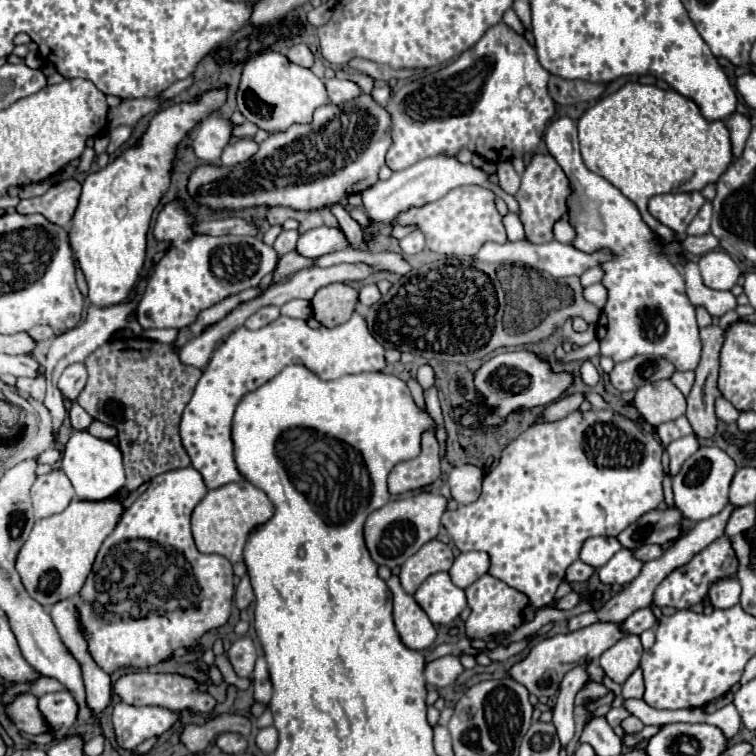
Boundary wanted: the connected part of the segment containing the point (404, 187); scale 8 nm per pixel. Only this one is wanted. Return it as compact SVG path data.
M434 155L428 159L418 161L416 165L402 169L402 171L394 171L390 179L386 181L378 181L372 187L368 187L366 191L362 191L362 199L364 199L364 209L366 215L370 217L370 233L374 231L374 223L392 223L396 213L412 207L412 205L424 205L428 201L436 201L440 197L444 197L448 191L462 187L462 185L480 185L486 189L498 189L494 183L490 183L488 175L484 175L482 169L474 167L472 163L460 163L454 155Z

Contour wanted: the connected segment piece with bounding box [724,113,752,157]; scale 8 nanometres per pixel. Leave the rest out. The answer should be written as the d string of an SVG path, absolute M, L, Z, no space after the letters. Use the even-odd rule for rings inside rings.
M732 113L726 121L726 127L730 129L730 139L732 139L732 151L734 151L734 157L740 157L742 149L744 149L744 141L750 133L750 121L746 115L742 113Z

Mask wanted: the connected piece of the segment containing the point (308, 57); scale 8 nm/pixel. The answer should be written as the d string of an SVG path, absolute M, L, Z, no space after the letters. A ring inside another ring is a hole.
M292 45L292 47L288 49L286 57L288 57L292 63L300 65L300 67L308 67L308 69L310 69L310 67L314 65L314 53L312 53L306 45Z

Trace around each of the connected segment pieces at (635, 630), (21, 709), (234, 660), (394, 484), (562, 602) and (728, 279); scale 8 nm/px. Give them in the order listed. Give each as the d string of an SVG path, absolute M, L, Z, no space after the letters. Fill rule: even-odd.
M646 607L646 609L638 609L638 611L632 613L628 619L624 619L624 621L620 623L620 627L622 627L624 633L640 635L642 631L650 629L654 623L656 623L656 617L652 615L650 607Z
M18 693L14 701L4 705L4 711L20 731L34 733L34 735L48 731L38 711L38 699L32 693Z
M240 637L236 643L232 643L228 651L228 659L234 667L236 675L250 677L254 671L254 661L256 661L256 649L250 637Z
M424 433L422 453L414 459L398 463L388 475L390 495L402 495L434 483L440 477L440 445L434 433Z
M572 591L572 593L568 593L568 595L566 595L566 597L562 597L562 599L554 599L554 601L552 601L552 607L570 611L570 609L574 609L574 607L578 605L578 601L580 601L580 595Z
M708 251L698 261L700 273L704 279L704 285L710 289L732 289L740 277L740 267L732 261L732 257L726 251Z

